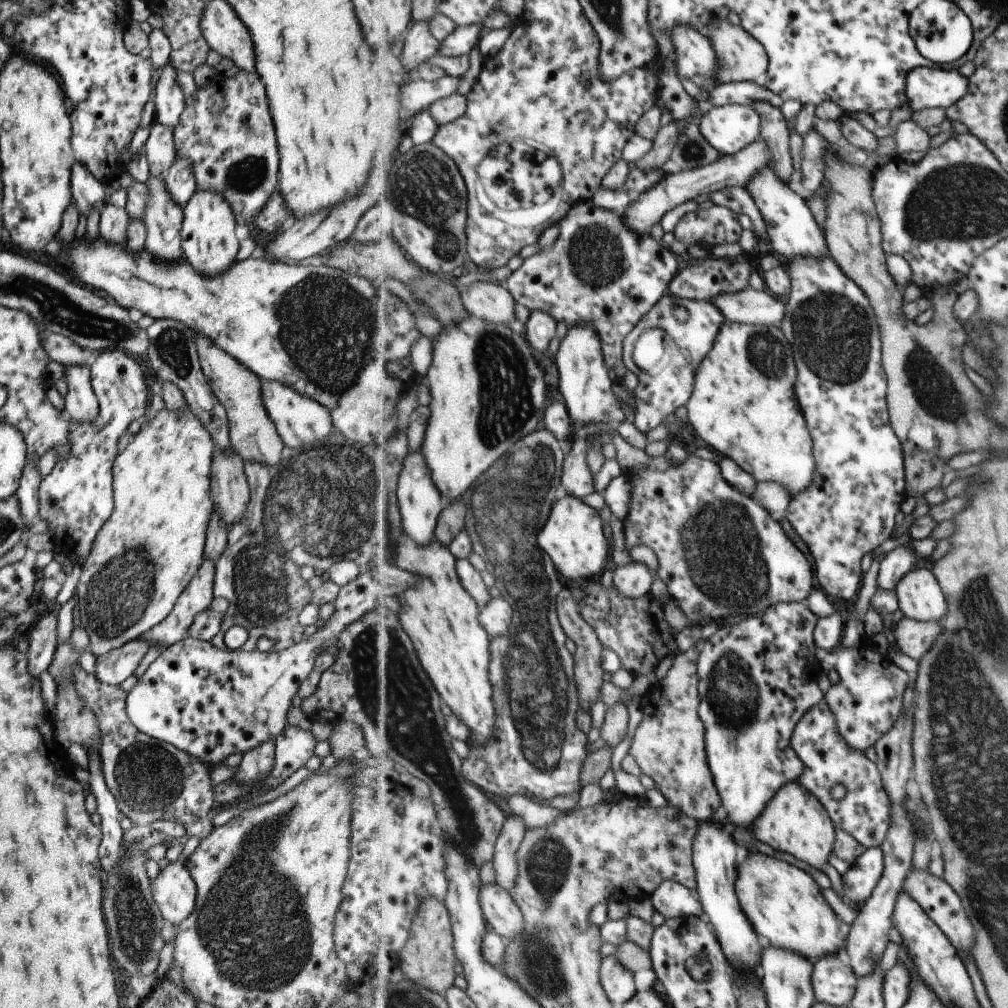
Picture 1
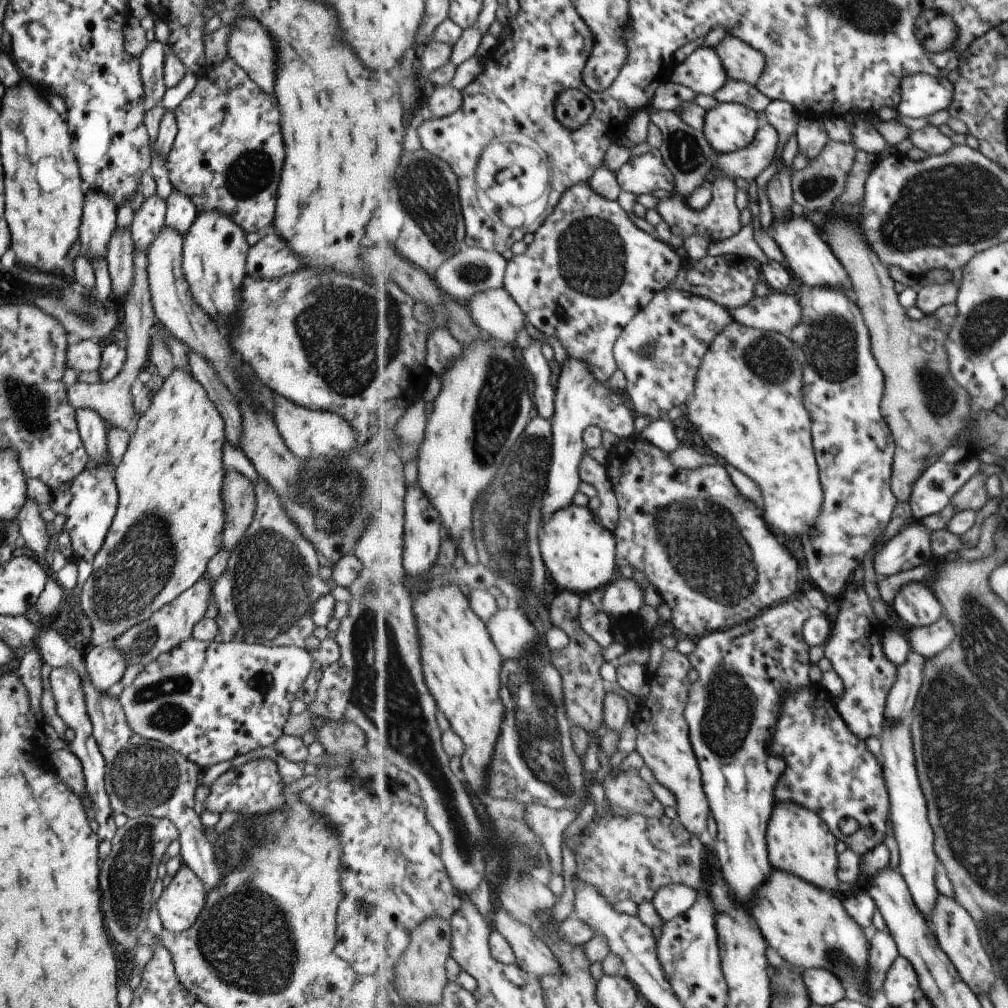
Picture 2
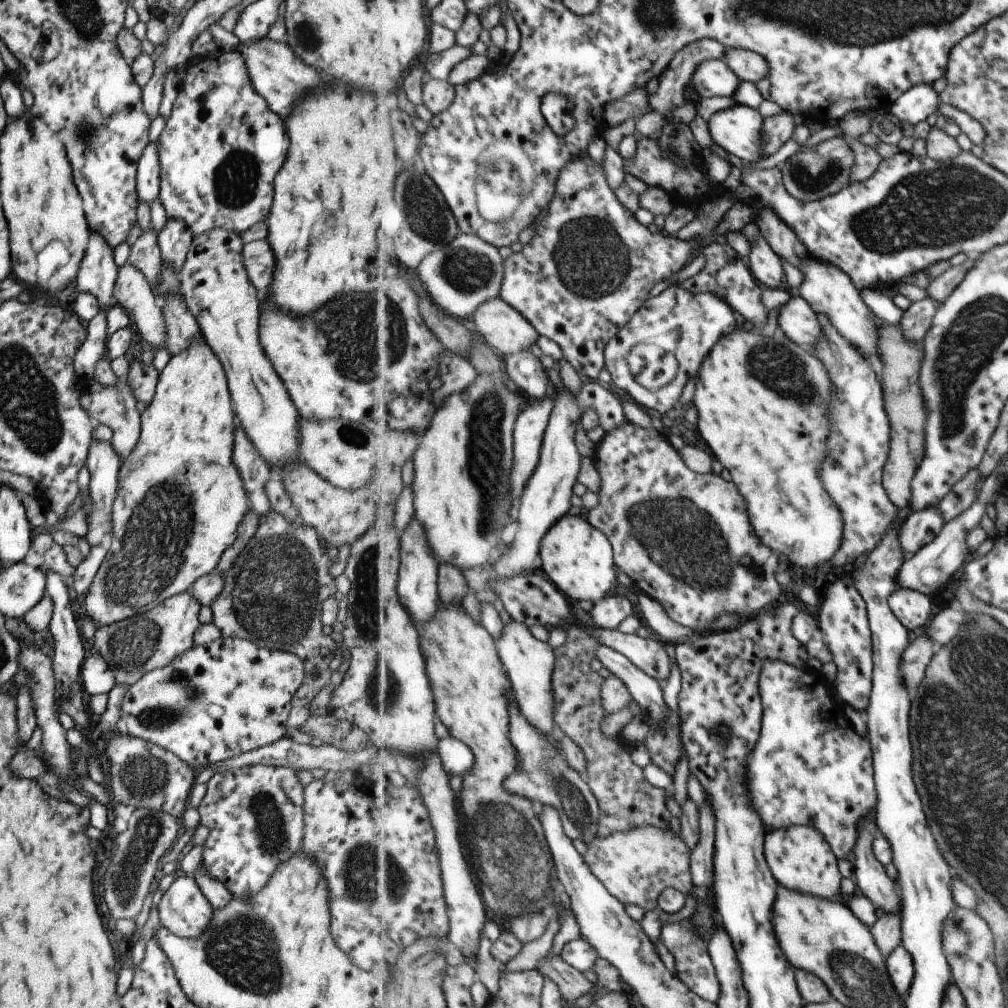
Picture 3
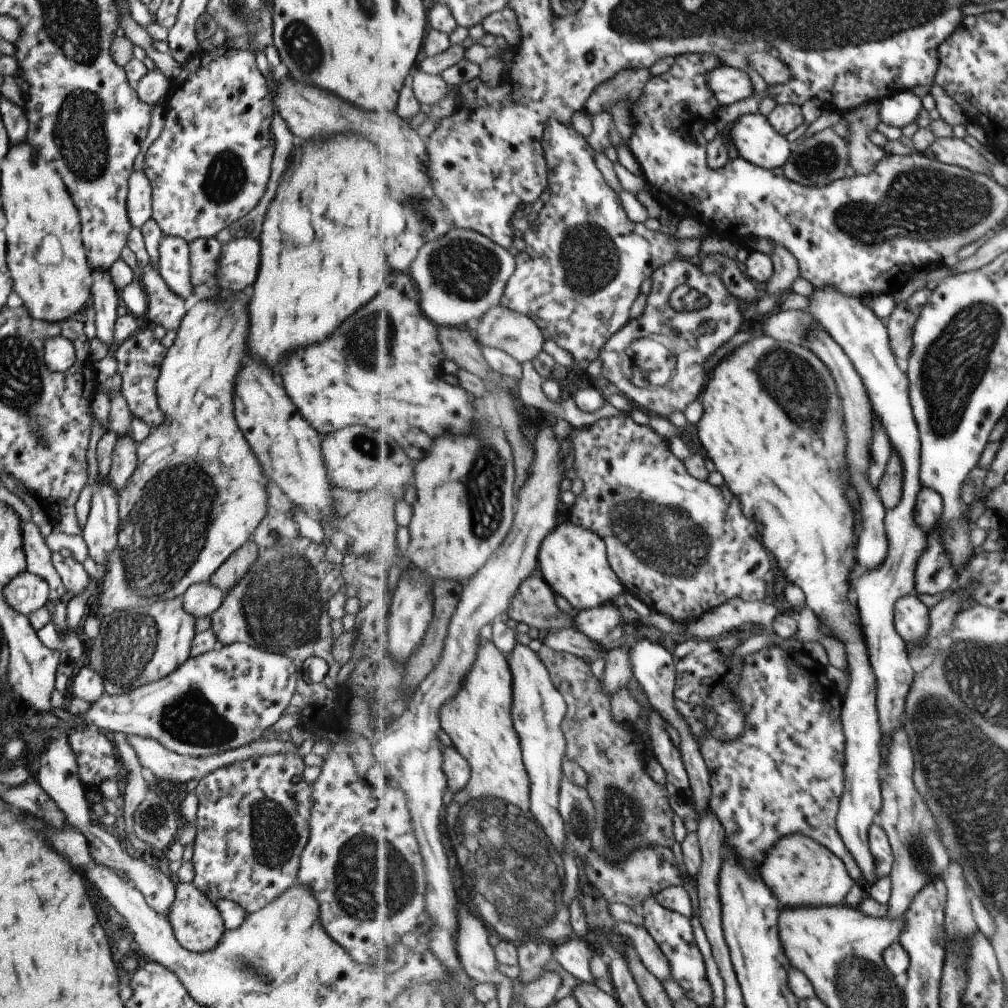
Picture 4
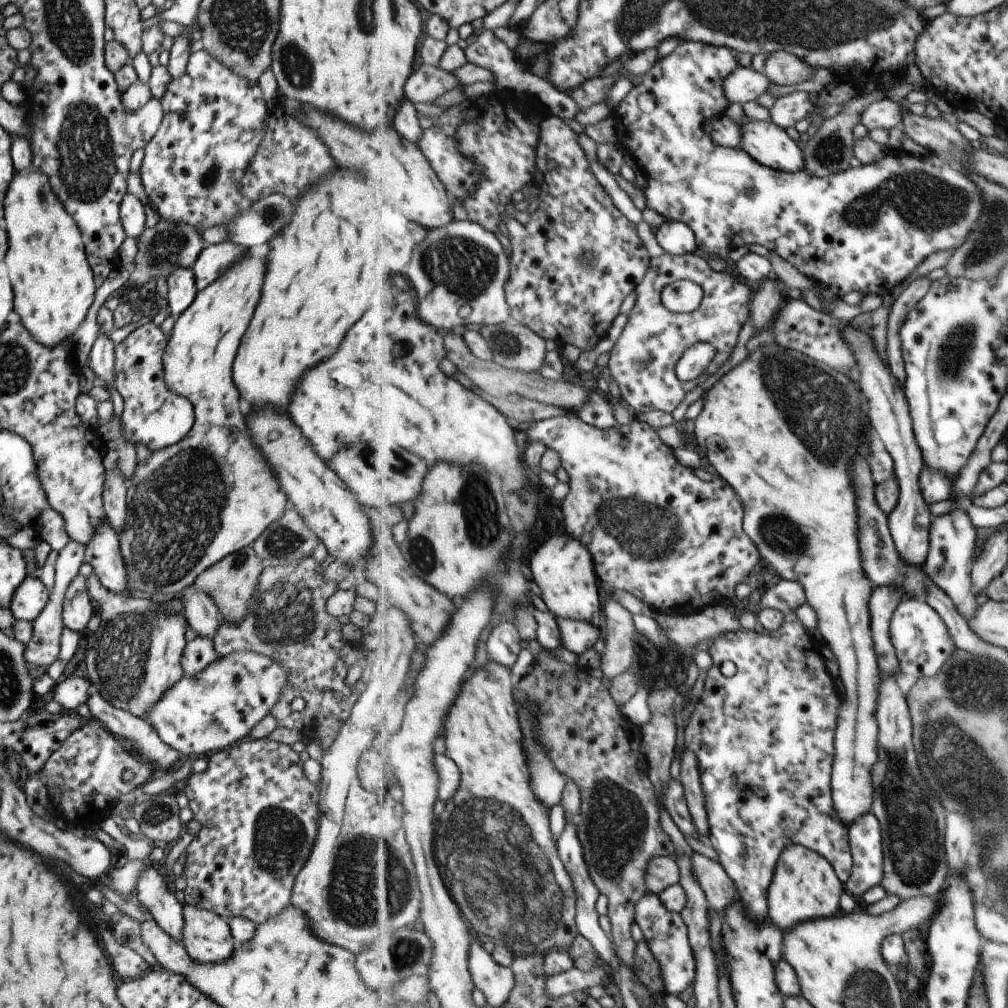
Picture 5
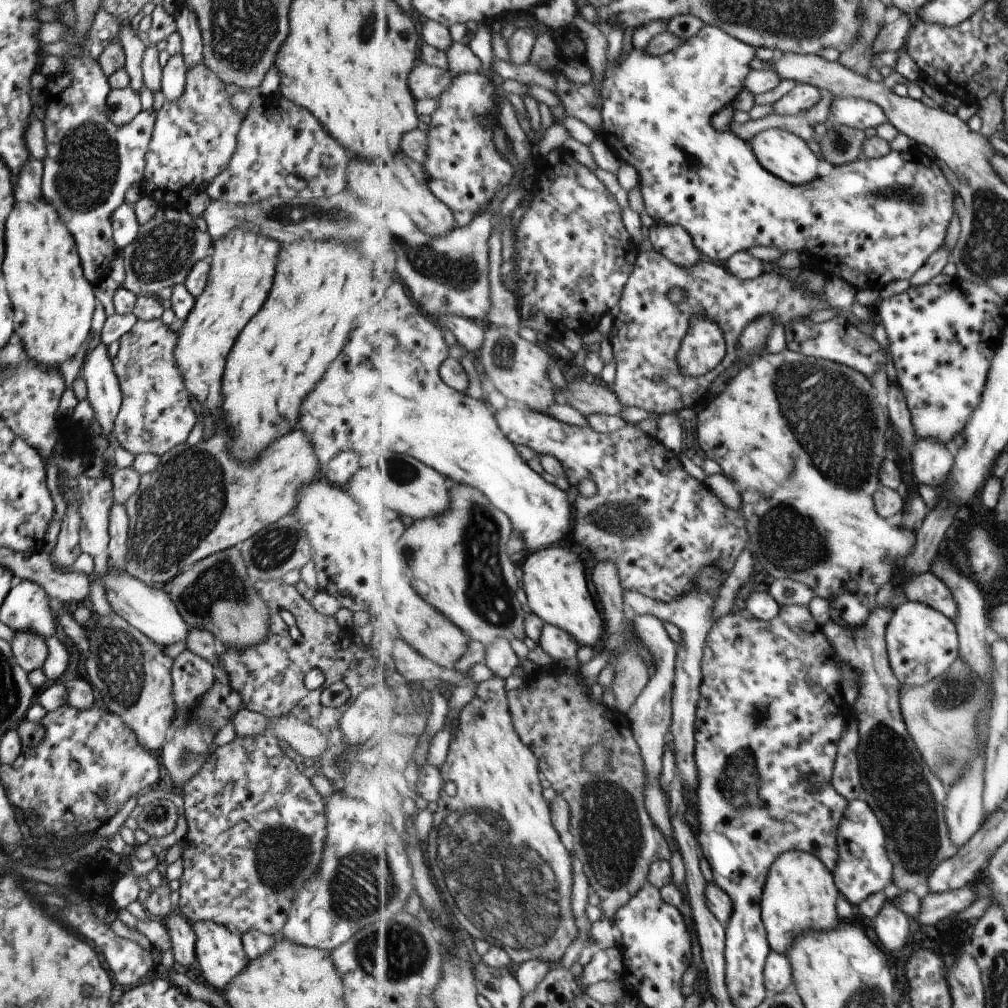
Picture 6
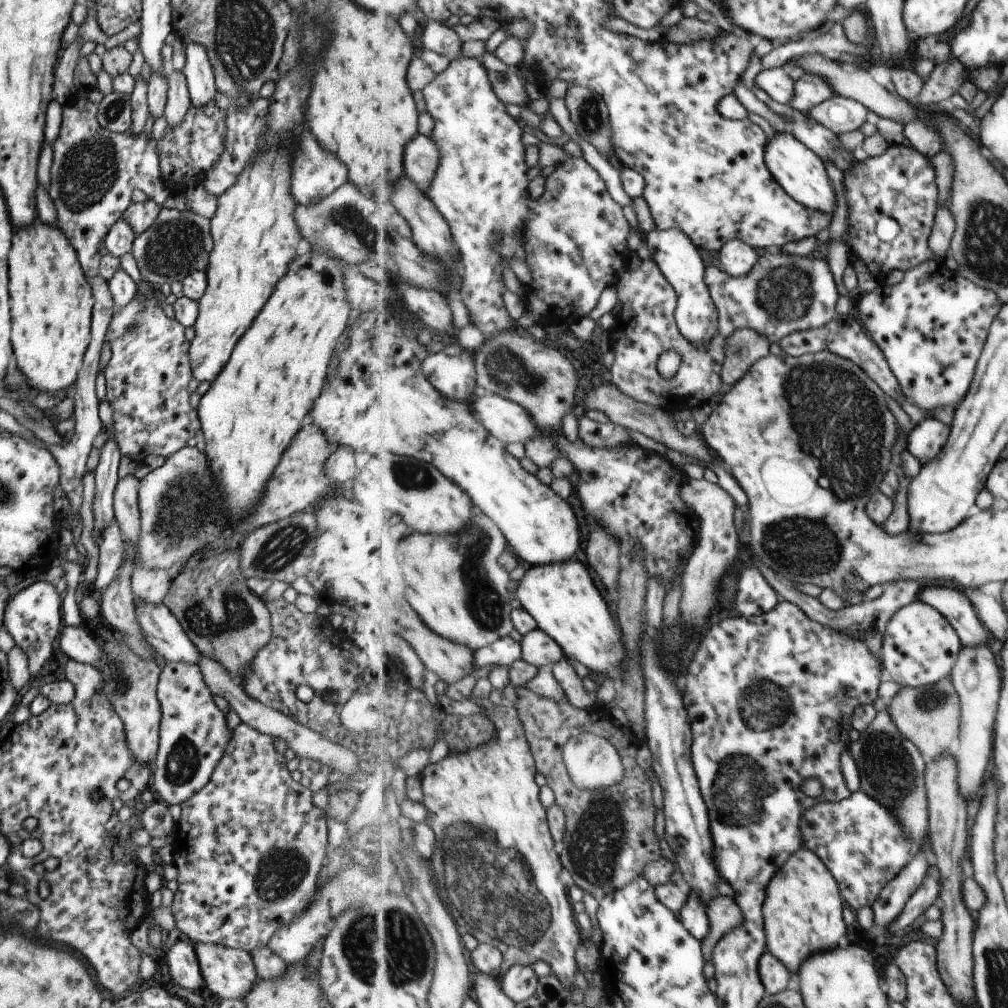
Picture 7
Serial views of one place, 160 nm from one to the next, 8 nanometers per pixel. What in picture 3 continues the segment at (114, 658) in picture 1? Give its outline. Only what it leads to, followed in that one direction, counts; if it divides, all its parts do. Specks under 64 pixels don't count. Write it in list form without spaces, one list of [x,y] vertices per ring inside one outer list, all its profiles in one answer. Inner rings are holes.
[[[99,653],[93,654],[82,662],[80,670],[82,690],[86,698],[107,694],[115,684],[114,674]]]

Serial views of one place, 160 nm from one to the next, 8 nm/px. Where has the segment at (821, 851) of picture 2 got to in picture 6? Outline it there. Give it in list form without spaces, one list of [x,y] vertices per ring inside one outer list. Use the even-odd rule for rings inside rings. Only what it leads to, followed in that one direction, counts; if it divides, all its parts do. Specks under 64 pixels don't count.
[[[785,851],[771,867],[764,888],[763,917],[773,951],[786,954],[799,934],[841,926],[837,912],[839,889],[833,870],[818,856],[805,851]]]

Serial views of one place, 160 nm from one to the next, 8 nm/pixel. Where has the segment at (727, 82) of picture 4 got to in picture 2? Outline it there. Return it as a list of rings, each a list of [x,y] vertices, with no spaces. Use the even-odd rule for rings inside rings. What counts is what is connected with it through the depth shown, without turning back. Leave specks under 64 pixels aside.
[[[713,47],[697,48],[681,64],[674,66],[671,76],[672,82],[712,97],[729,79],[728,70]]]

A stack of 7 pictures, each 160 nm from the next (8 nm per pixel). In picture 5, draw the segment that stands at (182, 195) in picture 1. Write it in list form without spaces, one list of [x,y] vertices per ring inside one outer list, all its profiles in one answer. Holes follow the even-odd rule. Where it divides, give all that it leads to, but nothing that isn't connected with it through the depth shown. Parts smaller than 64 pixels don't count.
[[[173,267],[165,278],[165,300],[173,318],[179,316],[193,302],[196,295],[194,272],[189,267]]]

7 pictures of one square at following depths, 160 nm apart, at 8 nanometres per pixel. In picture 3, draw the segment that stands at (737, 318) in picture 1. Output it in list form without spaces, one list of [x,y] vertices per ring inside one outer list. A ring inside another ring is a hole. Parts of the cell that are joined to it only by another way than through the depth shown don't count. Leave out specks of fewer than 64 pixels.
[[[799,294],[780,306],[777,326],[804,349],[811,348],[822,337],[822,326],[816,310],[813,310],[808,300]]]

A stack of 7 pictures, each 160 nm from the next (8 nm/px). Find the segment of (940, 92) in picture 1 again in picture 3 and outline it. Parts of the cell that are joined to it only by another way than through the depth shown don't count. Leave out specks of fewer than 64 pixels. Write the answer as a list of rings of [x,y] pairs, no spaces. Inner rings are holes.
[[[931,84],[917,85],[897,99],[889,110],[900,122],[919,124],[939,110],[940,94]]]

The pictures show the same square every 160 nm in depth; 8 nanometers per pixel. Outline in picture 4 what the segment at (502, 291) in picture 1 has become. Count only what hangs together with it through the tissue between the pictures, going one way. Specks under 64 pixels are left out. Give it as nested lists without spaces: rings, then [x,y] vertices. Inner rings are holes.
[[[497,305],[485,313],[473,325],[474,336],[481,344],[488,347],[501,349],[510,354],[517,362],[529,362],[537,358],[543,350],[545,344],[545,335],[541,327],[526,314],[511,310],[503,305]]]

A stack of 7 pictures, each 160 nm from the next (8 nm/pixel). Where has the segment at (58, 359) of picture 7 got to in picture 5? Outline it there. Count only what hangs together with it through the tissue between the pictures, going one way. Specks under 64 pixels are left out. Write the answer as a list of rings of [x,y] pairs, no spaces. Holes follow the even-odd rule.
[[[33,166],[13,172],[13,180],[5,190],[3,218],[7,226],[5,266],[13,288],[13,308],[19,316],[23,316],[19,318],[23,328],[31,334],[33,340],[46,347],[60,343],[63,339],[67,340],[83,322],[96,289],[78,226],[65,212],[61,202],[51,190],[49,181],[45,180],[45,176],[41,176],[41,172]]]

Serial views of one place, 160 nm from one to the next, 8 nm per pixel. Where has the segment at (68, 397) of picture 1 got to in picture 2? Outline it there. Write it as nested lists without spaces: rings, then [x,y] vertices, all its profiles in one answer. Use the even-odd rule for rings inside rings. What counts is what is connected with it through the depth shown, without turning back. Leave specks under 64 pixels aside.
[[[87,407],[74,409],[74,419],[88,458],[96,465],[104,465],[105,461],[109,462],[110,457],[105,444],[107,430],[104,420],[97,412]]]

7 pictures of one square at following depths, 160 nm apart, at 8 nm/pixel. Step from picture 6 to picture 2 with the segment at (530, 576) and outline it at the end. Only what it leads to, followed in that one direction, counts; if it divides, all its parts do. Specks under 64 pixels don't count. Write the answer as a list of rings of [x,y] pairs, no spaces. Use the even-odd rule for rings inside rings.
[[[575,502],[545,519],[540,536],[542,555],[553,586],[560,590],[589,594],[618,577],[616,533],[595,520],[596,512]]]

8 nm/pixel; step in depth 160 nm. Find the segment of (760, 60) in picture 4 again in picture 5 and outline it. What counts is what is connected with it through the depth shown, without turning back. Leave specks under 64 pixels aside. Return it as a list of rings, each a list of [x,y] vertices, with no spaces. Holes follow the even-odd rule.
[[[787,51],[769,54],[764,66],[764,73],[772,83],[787,86],[805,82],[814,75],[815,71],[798,56]]]

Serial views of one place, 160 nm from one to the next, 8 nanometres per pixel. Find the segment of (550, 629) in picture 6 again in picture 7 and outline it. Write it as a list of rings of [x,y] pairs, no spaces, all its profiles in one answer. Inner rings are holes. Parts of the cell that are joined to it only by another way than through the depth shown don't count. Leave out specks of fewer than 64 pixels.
[[[539,628],[524,635],[521,644],[523,660],[536,668],[551,666],[567,658],[564,648],[552,636]]]

